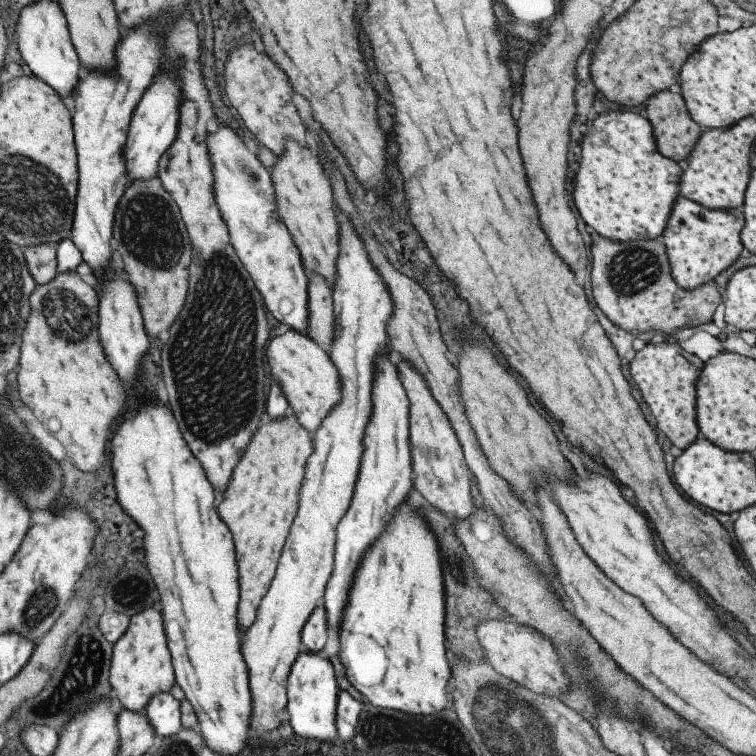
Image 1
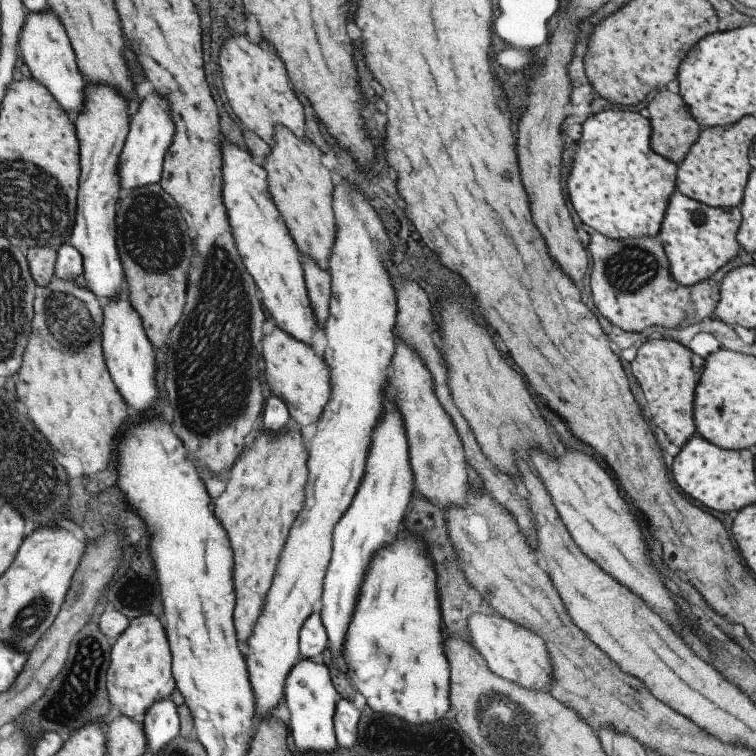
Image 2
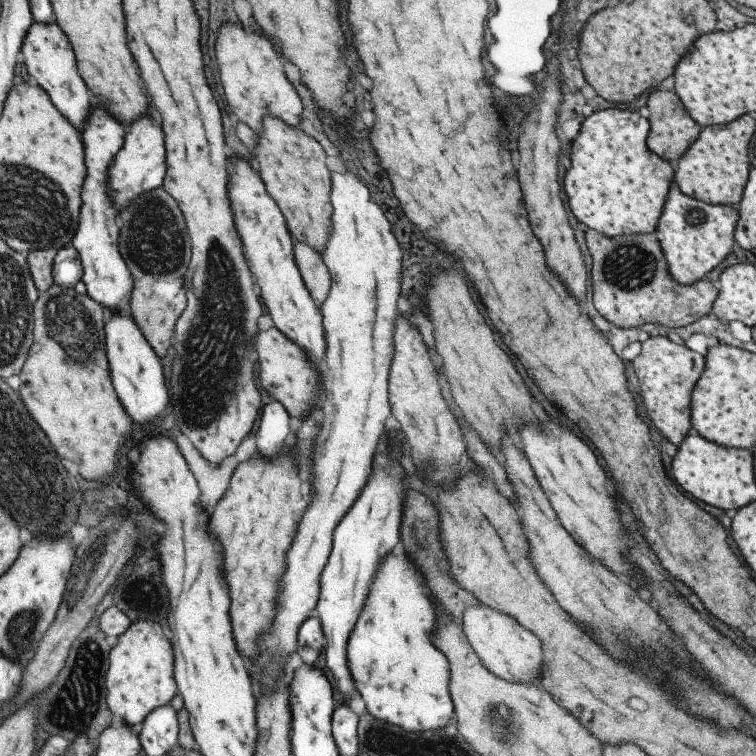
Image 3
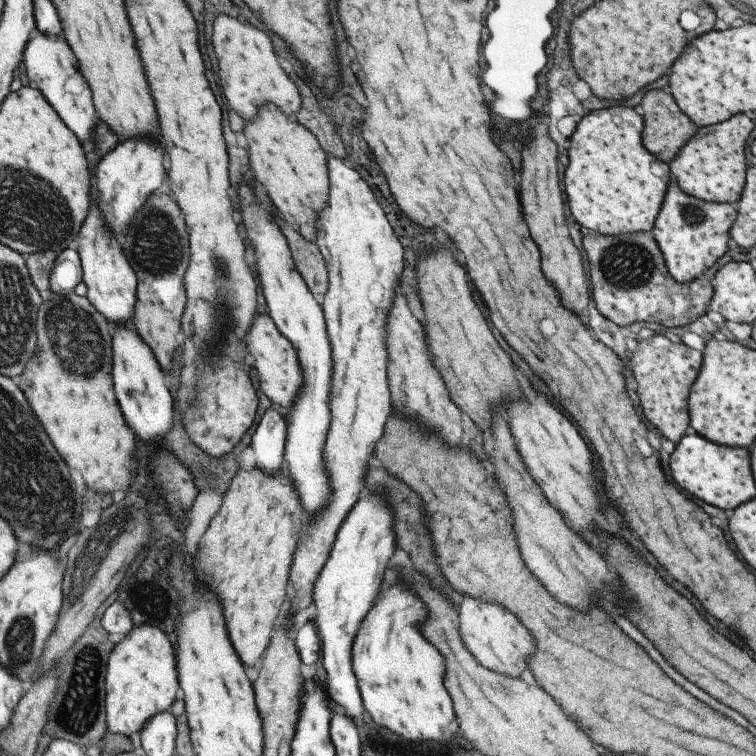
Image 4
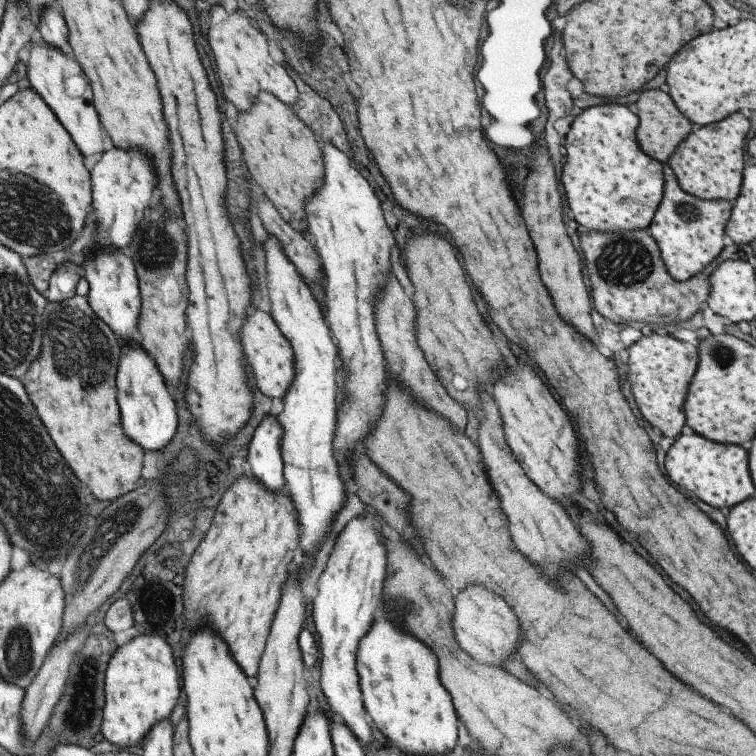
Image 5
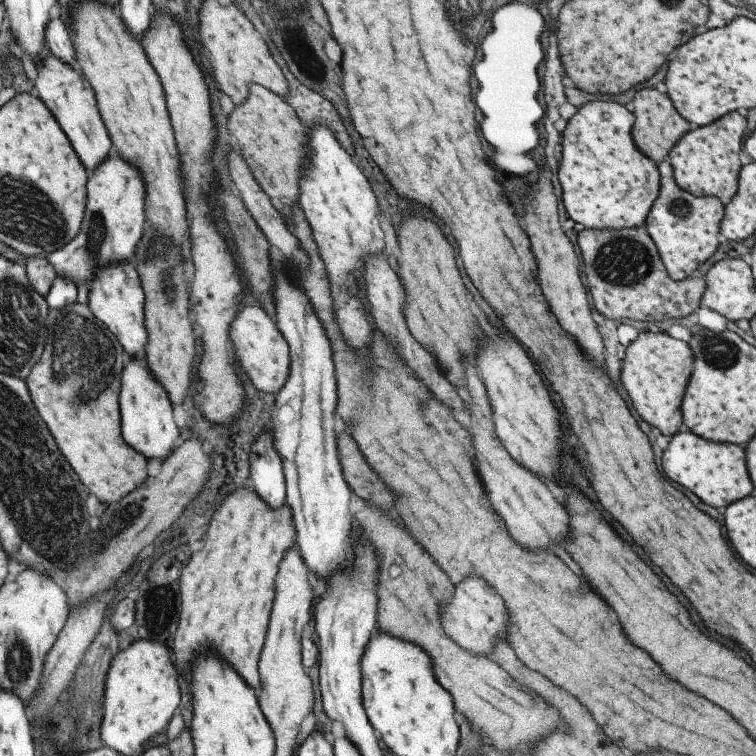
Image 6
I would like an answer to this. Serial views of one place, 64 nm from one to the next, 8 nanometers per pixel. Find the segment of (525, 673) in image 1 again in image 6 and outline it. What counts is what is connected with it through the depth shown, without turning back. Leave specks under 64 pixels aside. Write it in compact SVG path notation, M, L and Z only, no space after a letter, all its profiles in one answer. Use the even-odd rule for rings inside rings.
M465 578L461 584L455 586L453 596L440 607L440 623L442 629L451 640L455 641L463 650L478 657L489 657L496 641L505 642L505 626L507 626L507 612L503 608L503 600L499 600L497 592L487 586L481 578Z

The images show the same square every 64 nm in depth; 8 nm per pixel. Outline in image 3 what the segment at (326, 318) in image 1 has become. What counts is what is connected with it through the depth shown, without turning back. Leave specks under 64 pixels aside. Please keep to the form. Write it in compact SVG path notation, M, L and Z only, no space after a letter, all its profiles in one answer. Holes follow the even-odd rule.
M293 238L292 251L303 284L320 310L321 303L325 300L330 286L329 271L315 251Z

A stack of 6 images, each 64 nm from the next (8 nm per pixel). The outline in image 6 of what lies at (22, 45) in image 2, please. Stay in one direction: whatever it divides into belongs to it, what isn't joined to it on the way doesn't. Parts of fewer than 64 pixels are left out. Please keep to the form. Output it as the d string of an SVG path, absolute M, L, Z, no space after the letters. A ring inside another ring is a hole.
M49 51L42 56L35 70L36 76L32 86L37 90L39 100L54 116L86 172L94 171L102 160L113 153L113 148L103 121L99 118L99 112L95 108L95 98L93 98L87 79L84 79L79 72L75 72L72 66L63 64Z

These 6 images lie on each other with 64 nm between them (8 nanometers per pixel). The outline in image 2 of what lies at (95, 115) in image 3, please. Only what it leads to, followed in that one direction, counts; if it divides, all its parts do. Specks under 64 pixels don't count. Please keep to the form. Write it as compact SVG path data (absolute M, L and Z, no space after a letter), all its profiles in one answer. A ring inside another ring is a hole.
M87 84L83 112L72 116L78 140L79 182L73 228L68 240L82 258L82 270L87 288L98 298L126 295L128 286L115 244L116 205L122 195L118 175L119 155L127 132L127 100L113 88L103 84ZM75 118L75 120L73 120Z

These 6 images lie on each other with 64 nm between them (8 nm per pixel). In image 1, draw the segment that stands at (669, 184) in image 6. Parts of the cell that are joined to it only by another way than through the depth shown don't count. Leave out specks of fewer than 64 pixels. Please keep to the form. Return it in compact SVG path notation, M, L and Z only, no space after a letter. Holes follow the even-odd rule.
M681 195L677 196L665 228L656 238L665 247L670 275L675 284L691 290L713 282L714 278L737 260L744 247L739 238L743 225L741 209L708 209Z

